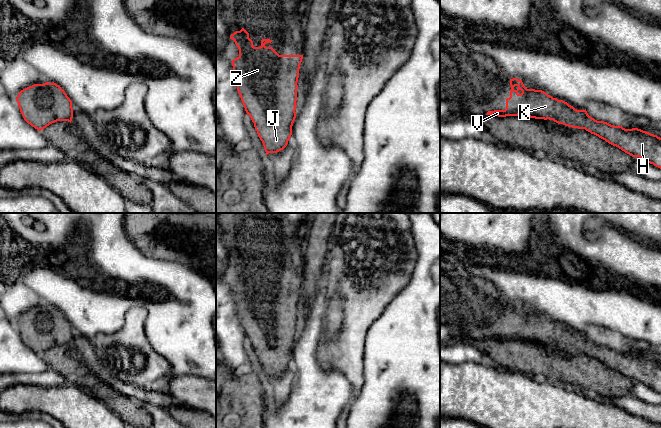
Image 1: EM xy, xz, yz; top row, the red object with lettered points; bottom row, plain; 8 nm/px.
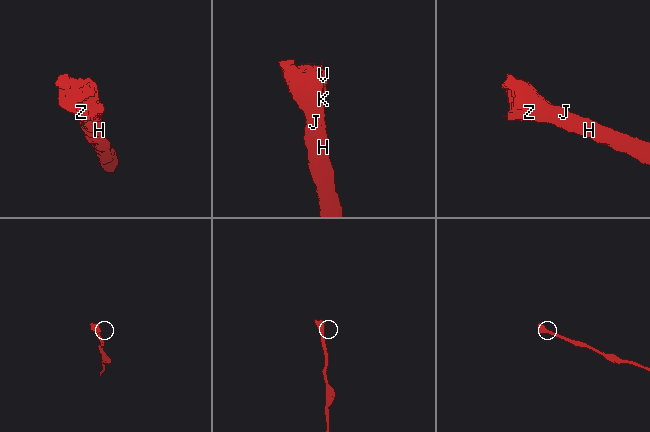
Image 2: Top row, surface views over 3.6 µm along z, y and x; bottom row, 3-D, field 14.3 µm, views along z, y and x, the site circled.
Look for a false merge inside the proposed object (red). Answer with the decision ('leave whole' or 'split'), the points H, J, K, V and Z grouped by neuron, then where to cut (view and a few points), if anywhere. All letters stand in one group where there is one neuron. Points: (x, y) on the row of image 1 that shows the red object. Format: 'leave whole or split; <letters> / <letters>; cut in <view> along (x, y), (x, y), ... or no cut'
leave whole; H J K V Z; no cut

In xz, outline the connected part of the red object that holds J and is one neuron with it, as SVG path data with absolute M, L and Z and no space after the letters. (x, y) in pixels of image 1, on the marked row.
M242 28L230 35L239 49L239 56L232 60L237 91L247 115L254 123L255 130L263 143L266 155L283 150L292 135L296 118L296 101L299 69L303 55L279 55L272 47L270 39L262 39L260 47L254 47L249 33Z

